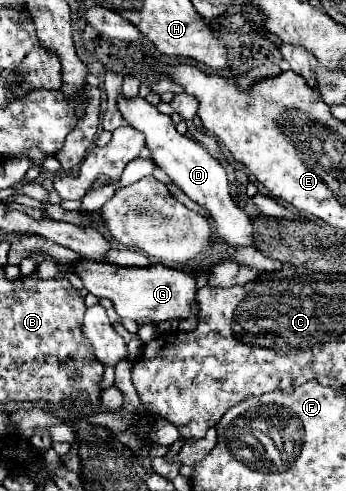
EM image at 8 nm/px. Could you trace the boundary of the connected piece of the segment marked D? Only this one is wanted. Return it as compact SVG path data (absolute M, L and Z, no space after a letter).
M123 95L117 99L119 103L119 111L123 113L123 117L129 121L131 127L139 129L141 133L145 133L147 139L147 149L151 151L151 159L171 177L171 181L195 203L199 203L203 209L209 211L209 219L215 225L215 233L219 235L221 243L239 249L239 247L255 247L255 233L253 233L253 221L251 217L245 213L245 209L241 209L231 195L229 189L229 179L225 169L221 167L221 163L211 157L203 145L199 145L197 141L179 135L175 131L175 125L171 123L169 115L163 115L157 111L157 107L149 105L145 99L135 97L131 101L127 101Z

